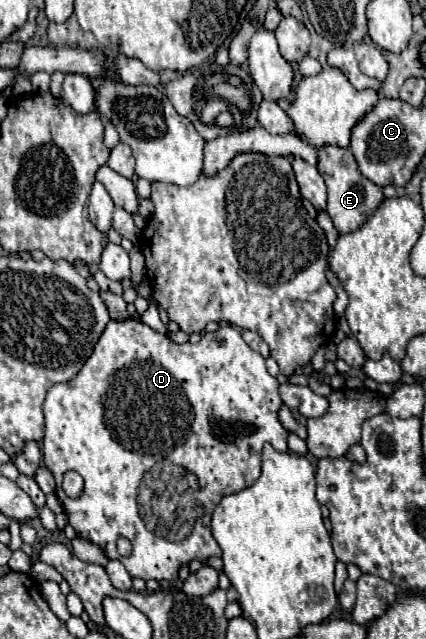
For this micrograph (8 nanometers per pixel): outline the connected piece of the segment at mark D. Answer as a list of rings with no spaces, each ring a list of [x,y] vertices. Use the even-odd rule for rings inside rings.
[[[134,319],[110,321],[110,323],[106,325],[102,337],[98,339],[98,343],[96,343],[96,347],[94,347],[90,359],[88,359],[88,361],[84,363],[84,367],[80,369],[80,373],[78,373],[72,381],[68,381],[68,383],[58,383],[58,385],[54,385],[54,387],[48,391],[46,401],[44,401],[44,419],[46,419],[46,433],[44,433],[44,441],[42,441],[42,447],[44,447],[44,465],[52,471],[54,479],[56,479],[56,495],[58,495],[58,499],[60,499],[60,503],[62,503],[66,515],[68,515],[68,521],[70,521],[70,525],[72,525],[74,531],[76,531],[76,535],[82,537],[82,539],[86,539],[86,541],[96,543],[98,547],[102,547],[104,553],[108,555],[108,559],[118,559],[118,561],[126,567],[126,571],[128,571],[132,577],[140,577],[140,579],[144,579],[144,581],[148,581],[148,579],[156,579],[156,581],[166,579],[166,581],[172,581],[172,579],[178,577],[178,567],[180,567],[182,563],[190,563],[192,559],[204,561],[204,559],[208,559],[208,557],[220,557],[222,551],[220,551],[218,543],[212,539],[212,533],[210,533],[210,515],[212,515],[216,503],[220,503],[220,499],[222,499],[224,495],[230,495],[230,493],[242,491],[244,487],[250,487],[250,485],[260,477],[260,457],[262,457],[262,445],[264,445],[264,443],[270,443],[276,451],[288,451],[288,445],[286,445],[286,435],[288,435],[288,431],[286,431],[286,429],[282,427],[282,423],[278,421],[278,409],[280,409],[280,405],[282,405],[278,387],[280,387],[280,383],[276,381],[276,377],[272,377],[272,375],[266,371],[266,365],[264,365],[262,355],[256,353],[256,351],[252,351],[252,349],[244,343],[240,331],[234,329],[234,327],[226,327],[226,329],[220,327],[218,331],[206,333],[198,343],[182,343],[182,345],[178,345],[178,343],[170,341],[166,335],[156,333],[154,329],[150,329],[148,325],[144,325],[142,321],[134,321]],[[160,459],[170,459],[172,463],[176,463],[176,465],[180,465],[180,467],[192,471],[192,473],[198,477],[200,491],[204,491],[204,515],[196,521],[196,527],[192,529],[192,535],[196,535],[196,537],[188,535],[188,539],[184,539],[184,543],[168,543],[166,539],[160,539],[160,537],[152,535],[152,533],[144,527],[144,523],[142,523],[142,519],[140,519],[140,515],[138,515],[136,491],[138,491],[140,479],[142,479],[144,471],[148,471],[148,467],[152,467],[152,465],[154,465],[156,461],[160,461]],[[66,471],[78,471],[78,473],[84,477],[84,493],[82,493],[80,497],[76,497],[76,499],[74,499],[74,497],[68,497],[68,495],[64,493],[64,489],[62,489],[62,475],[64,475]],[[120,535],[126,537],[126,539],[132,543],[132,547],[134,547],[134,551],[132,551],[130,557],[120,557],[118,551],[116,551],[116,541],[118,541]],[[140,535],[146,535],[144,541],[138,541]]]

